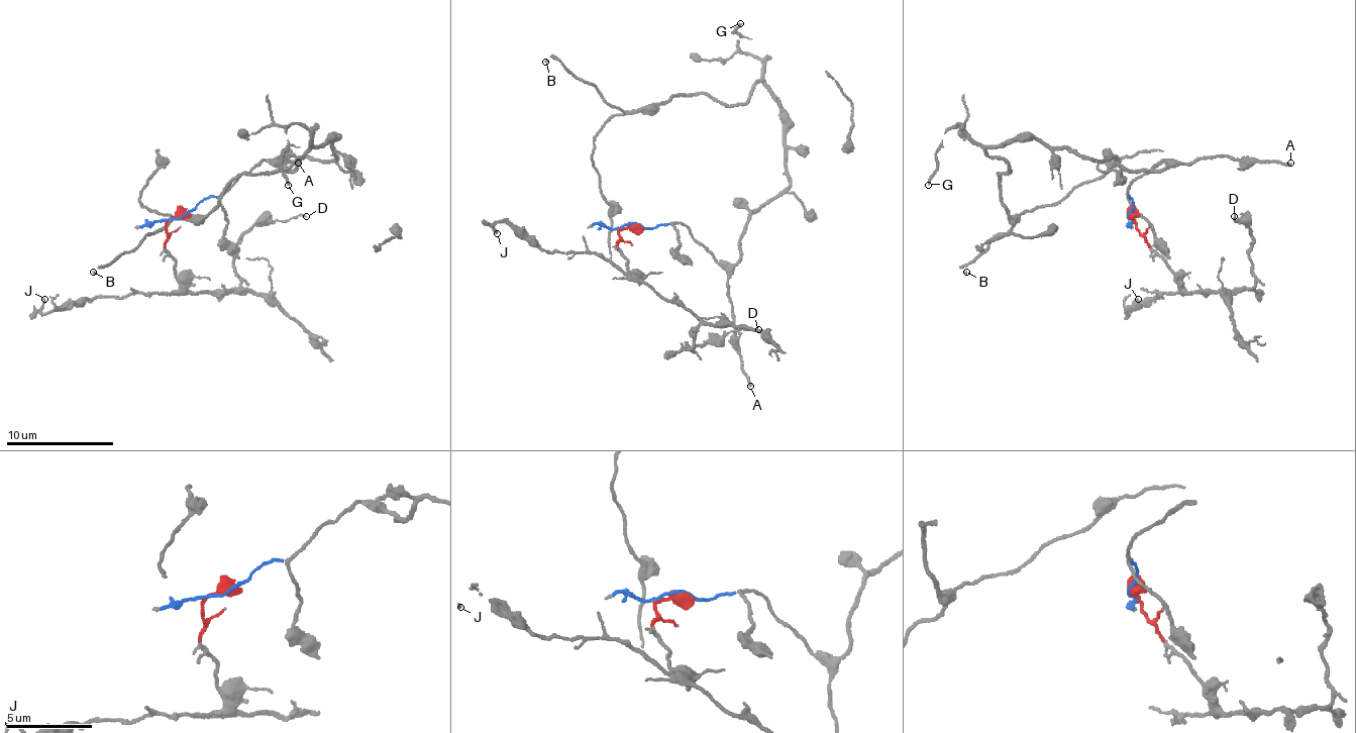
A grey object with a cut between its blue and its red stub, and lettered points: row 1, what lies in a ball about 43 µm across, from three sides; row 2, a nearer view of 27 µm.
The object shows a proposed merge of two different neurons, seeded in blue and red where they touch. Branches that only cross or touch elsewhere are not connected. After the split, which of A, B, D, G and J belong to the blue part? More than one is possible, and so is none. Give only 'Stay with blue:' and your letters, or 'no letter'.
Stay with blue: A, B, G

